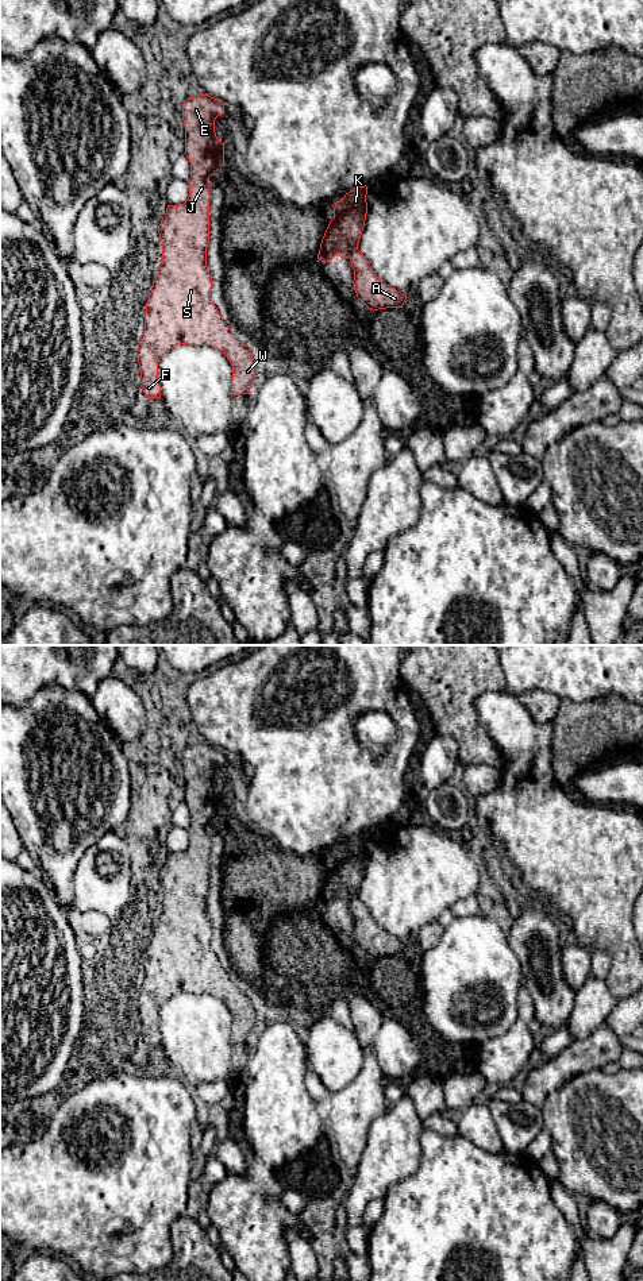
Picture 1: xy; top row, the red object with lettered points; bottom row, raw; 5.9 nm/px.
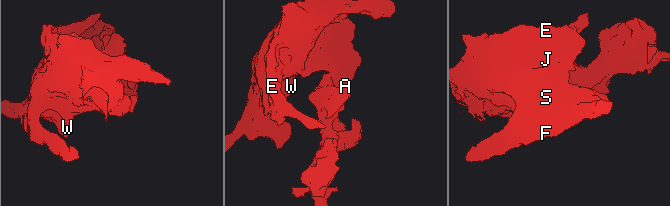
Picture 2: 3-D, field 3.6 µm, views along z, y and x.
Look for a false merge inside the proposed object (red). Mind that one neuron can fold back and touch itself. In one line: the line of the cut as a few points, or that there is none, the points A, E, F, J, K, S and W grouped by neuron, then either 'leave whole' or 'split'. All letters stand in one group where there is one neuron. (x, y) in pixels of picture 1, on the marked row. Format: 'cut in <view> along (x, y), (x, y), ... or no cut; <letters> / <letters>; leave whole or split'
cut in xy along (357, 247), (349, 255); A E F J S W / K; split

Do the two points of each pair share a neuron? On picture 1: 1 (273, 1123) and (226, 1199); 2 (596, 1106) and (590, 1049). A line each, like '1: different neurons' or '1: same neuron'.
1: same neuron
2: different neurons

